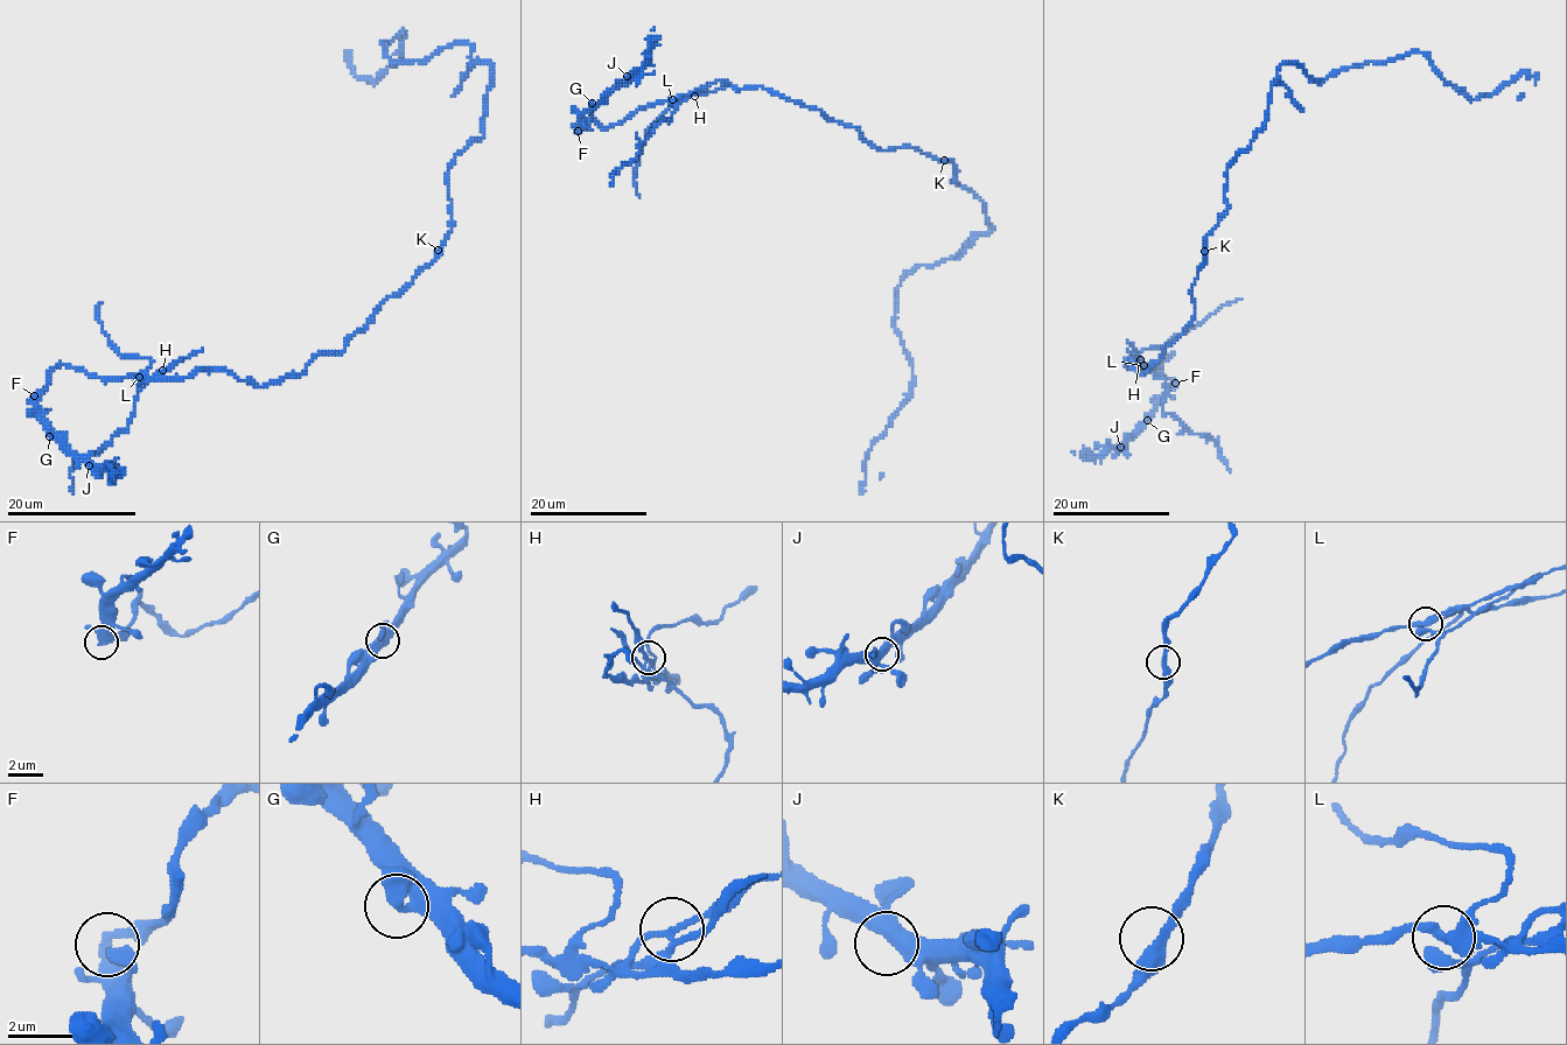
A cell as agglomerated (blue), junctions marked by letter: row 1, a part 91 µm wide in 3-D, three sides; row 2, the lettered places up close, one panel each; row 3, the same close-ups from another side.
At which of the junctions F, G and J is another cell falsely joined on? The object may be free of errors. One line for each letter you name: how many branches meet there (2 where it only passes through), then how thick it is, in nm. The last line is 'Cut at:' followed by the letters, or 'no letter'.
F: 2 branches meet; 380 nm thick
Cut at: F

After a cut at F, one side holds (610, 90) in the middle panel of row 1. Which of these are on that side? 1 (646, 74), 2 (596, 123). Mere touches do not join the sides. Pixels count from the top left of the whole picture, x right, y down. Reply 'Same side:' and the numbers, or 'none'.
Same side: 1

